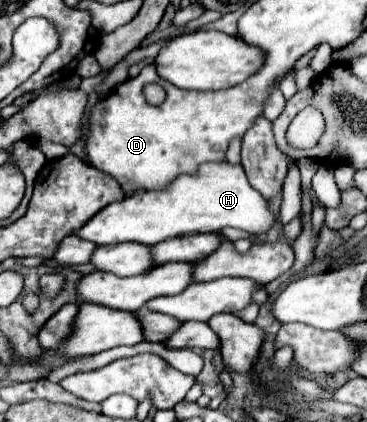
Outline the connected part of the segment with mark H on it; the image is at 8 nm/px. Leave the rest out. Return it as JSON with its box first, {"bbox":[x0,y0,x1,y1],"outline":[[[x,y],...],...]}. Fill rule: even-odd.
{"bbox":[74,160,276,244],"outline":[[[228,160],[222,162],[204,162],[200,164],[196,174],[182,174],[164,190],[138,190],[132,196],[108,204],[104,212],[98,212],[86,228],[80,228],[74,232],[82,240],[90,240],[96,244],[120,244],[120,242],[146,242],[146,244],[158,244],[160,240],[168,240],[174,236],[184,234],[198,234],[198,232],[220,232],[224,228],[240,228],[248,234],[264,234],[268,232],[276,222],[276,214],[270,210],[268,200],[256,192],[244,174],[242,164],[230,164]]]}

